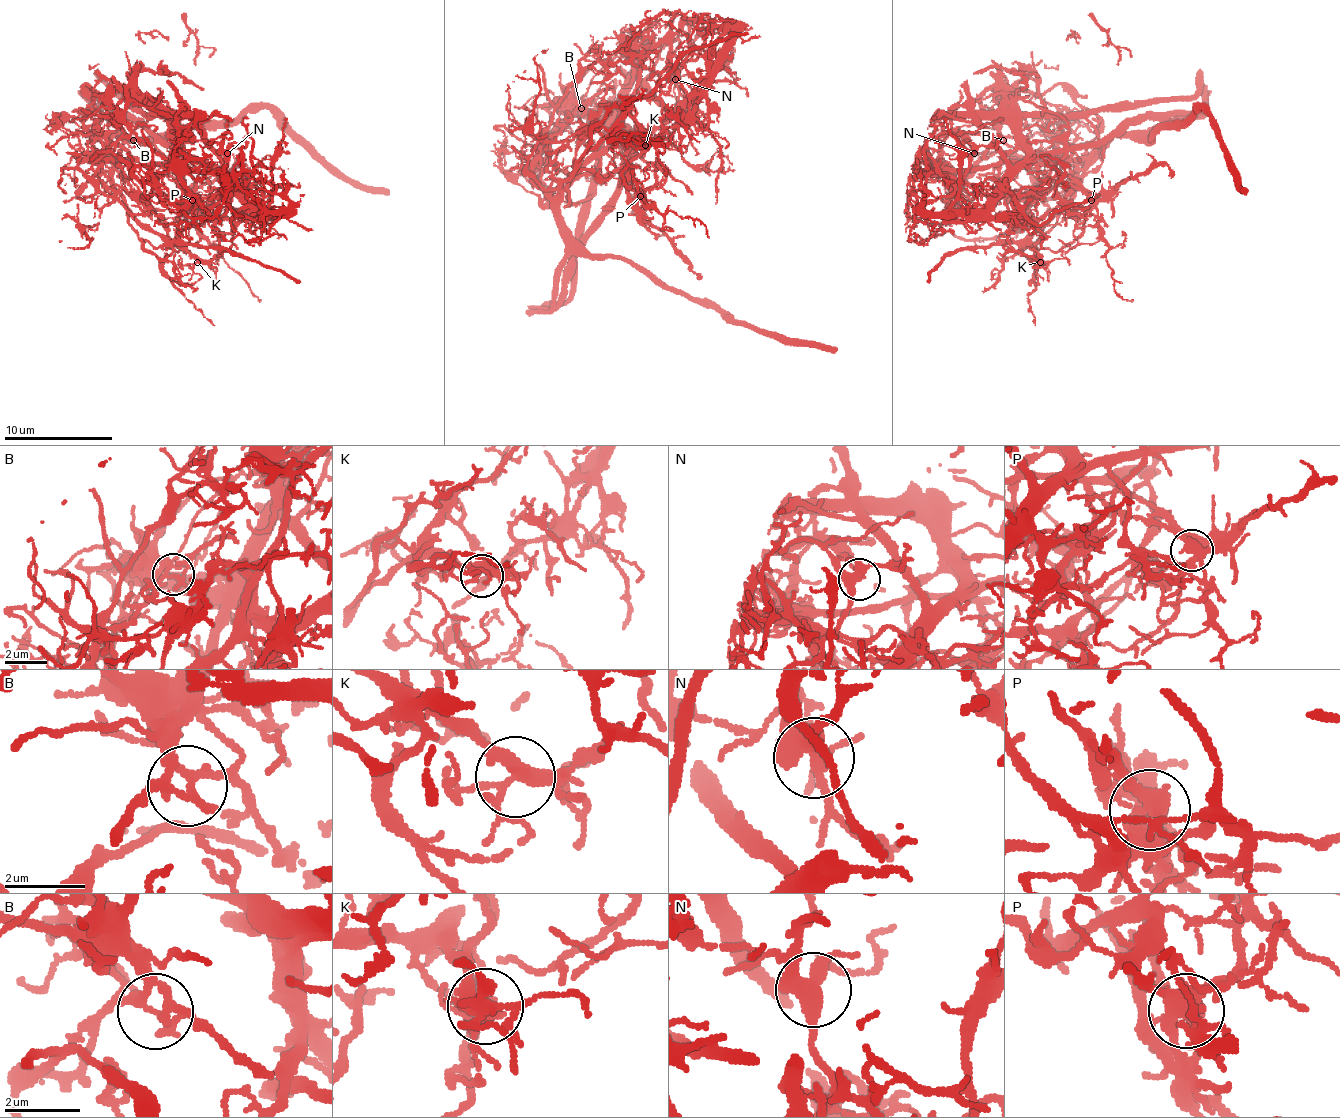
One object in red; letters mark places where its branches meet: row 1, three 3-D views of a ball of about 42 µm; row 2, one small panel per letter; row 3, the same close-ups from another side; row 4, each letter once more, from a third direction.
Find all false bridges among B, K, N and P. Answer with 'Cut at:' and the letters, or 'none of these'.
Cut at: B, P

